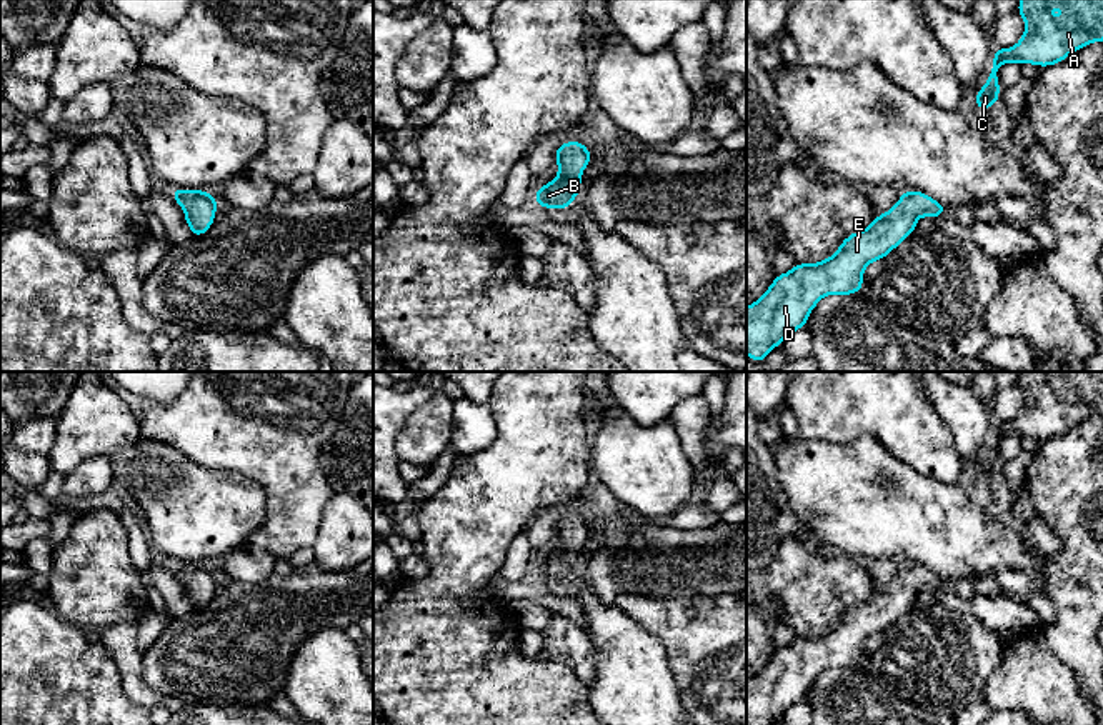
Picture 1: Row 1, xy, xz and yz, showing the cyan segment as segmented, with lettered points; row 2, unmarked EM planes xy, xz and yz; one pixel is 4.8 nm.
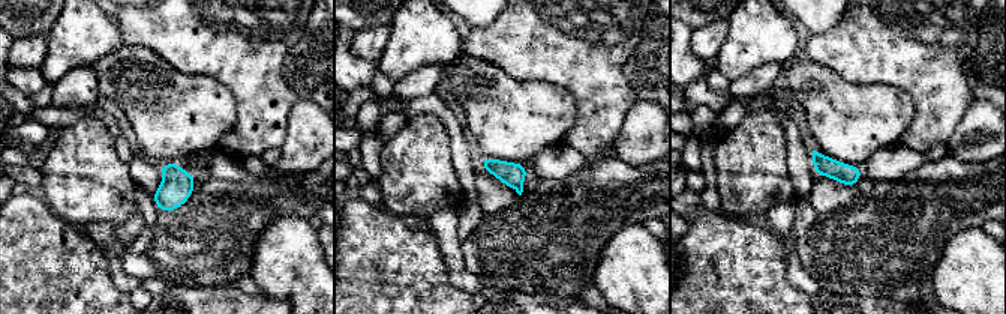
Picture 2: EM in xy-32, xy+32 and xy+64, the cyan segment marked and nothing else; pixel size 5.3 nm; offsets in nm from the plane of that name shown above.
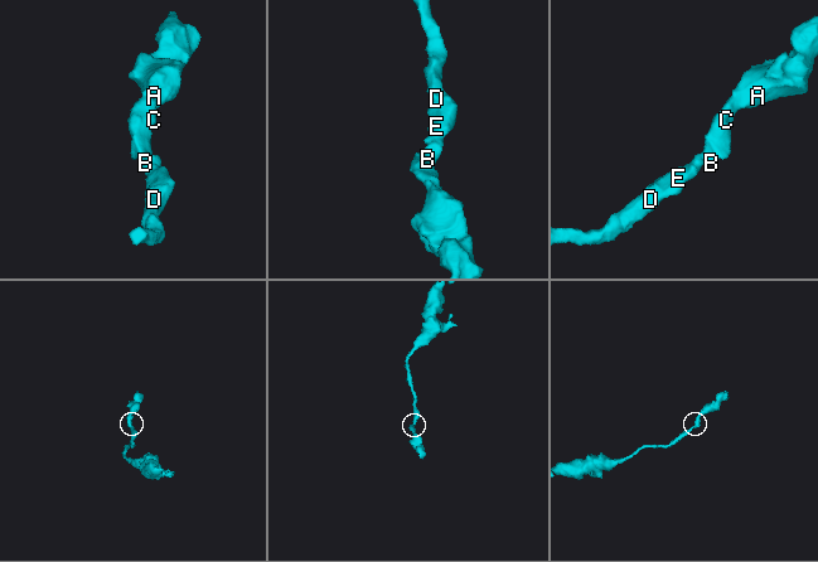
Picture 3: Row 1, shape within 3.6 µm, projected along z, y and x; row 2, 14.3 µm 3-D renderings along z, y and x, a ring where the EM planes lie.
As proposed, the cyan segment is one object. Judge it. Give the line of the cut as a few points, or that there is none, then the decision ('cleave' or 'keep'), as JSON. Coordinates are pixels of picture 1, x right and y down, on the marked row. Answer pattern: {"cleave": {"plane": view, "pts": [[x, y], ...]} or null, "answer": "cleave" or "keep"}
{"cleave": null, "answer": "keep"}

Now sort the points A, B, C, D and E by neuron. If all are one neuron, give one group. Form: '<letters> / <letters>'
A B C D E

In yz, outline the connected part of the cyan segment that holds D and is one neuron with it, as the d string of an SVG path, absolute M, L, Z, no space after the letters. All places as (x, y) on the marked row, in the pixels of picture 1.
M905 190L886 213L880 213L861 232L850 233L838 250L818 263L796 263L790 272L780 273L768 290L746 307L746 355L763 363L766 355L785 338L806 327L811 310L826 295L853 295L863 288L863 270L876 260L883 260L905 238L915 233L920 217L936 218L948 213L946 207L918 190Z

